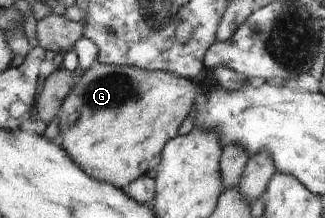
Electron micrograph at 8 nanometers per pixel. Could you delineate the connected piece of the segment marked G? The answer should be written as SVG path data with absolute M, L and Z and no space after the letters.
M118 64L96 65L80 77L75 75L74 80L74 87L67 93L57 113L60 131L64 137L61 146L69 153L73 162L78 162L89 175L122 189L135 179L142 178L150 169L158 167L163 153L162 147L167 145L166 141L177 136L178 127L194 109L196 99L208 91L208 82L216 82L207 72L194 81L175 73Z

